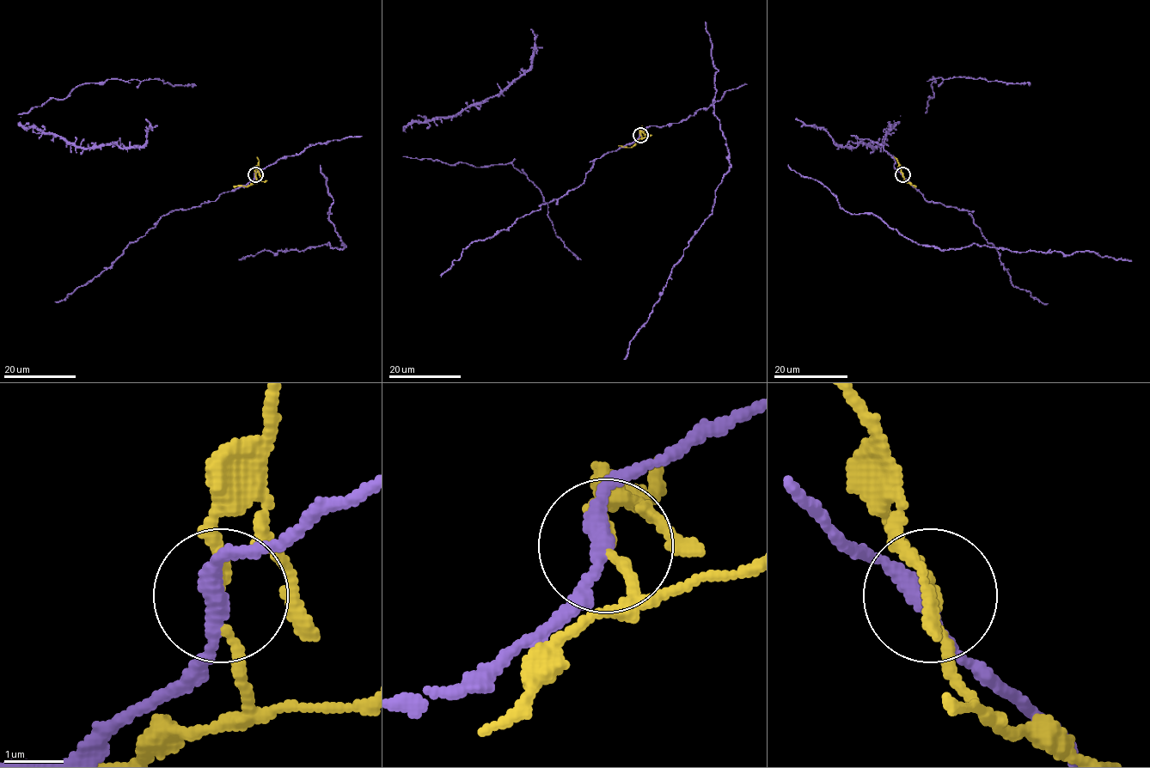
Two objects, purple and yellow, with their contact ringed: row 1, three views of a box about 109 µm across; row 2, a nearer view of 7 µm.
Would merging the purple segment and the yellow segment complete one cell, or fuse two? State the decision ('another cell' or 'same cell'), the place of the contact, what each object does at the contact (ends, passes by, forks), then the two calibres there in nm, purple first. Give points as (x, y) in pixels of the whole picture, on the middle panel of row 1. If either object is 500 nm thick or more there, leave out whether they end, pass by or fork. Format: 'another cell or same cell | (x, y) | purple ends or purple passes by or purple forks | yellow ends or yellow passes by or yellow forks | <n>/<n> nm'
another cell | (640, 135) | purple passes by | yellow passes by | 260/130 nm

